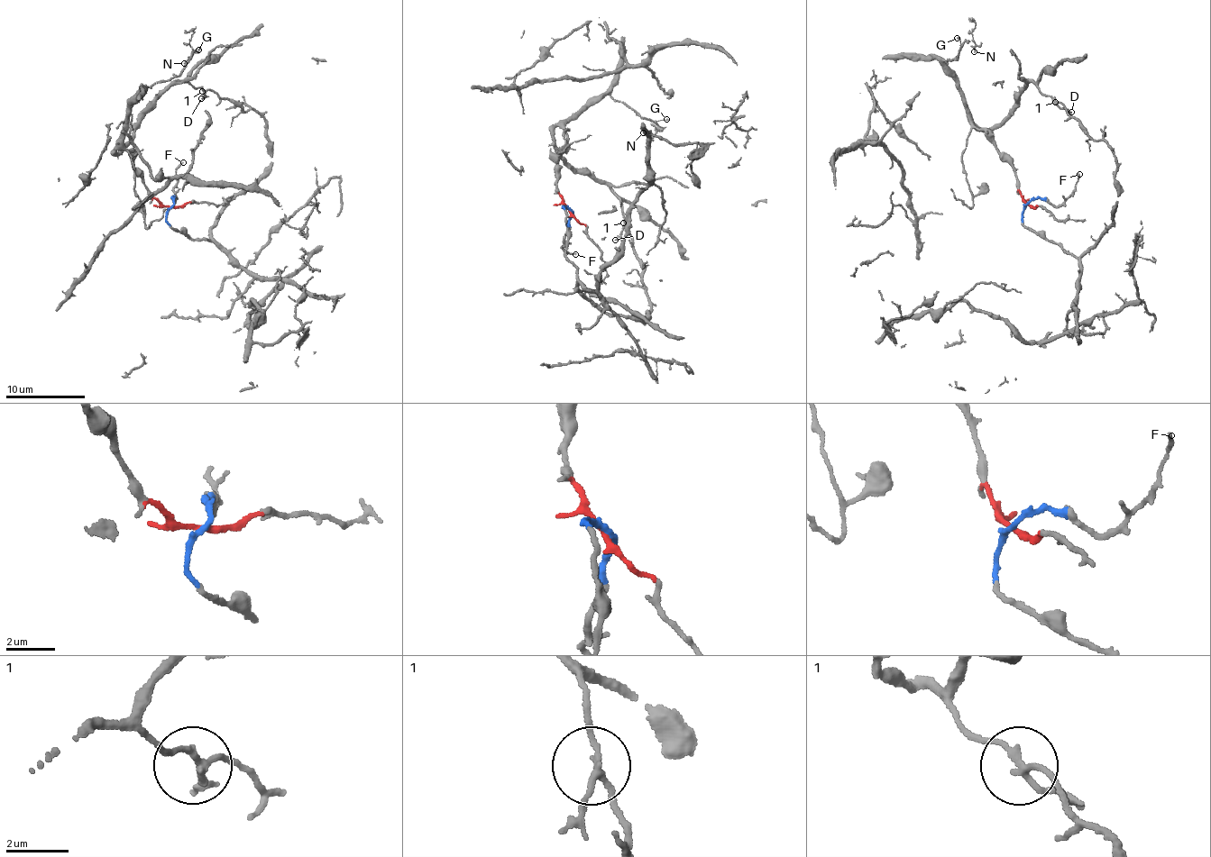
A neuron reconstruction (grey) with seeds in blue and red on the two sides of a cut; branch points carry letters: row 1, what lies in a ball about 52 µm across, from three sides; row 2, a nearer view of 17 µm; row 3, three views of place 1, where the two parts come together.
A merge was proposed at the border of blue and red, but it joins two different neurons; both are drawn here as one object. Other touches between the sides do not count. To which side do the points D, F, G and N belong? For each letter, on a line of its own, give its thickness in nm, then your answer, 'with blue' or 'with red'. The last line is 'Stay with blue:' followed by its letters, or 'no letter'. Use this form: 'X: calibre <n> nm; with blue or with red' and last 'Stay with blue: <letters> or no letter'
D: calibre 240 nm; with red
F: calibre 160 nm; with blue
G: calibre 100 nm; with red
N: calibre 60 nm; with red
Stay with blue: F

